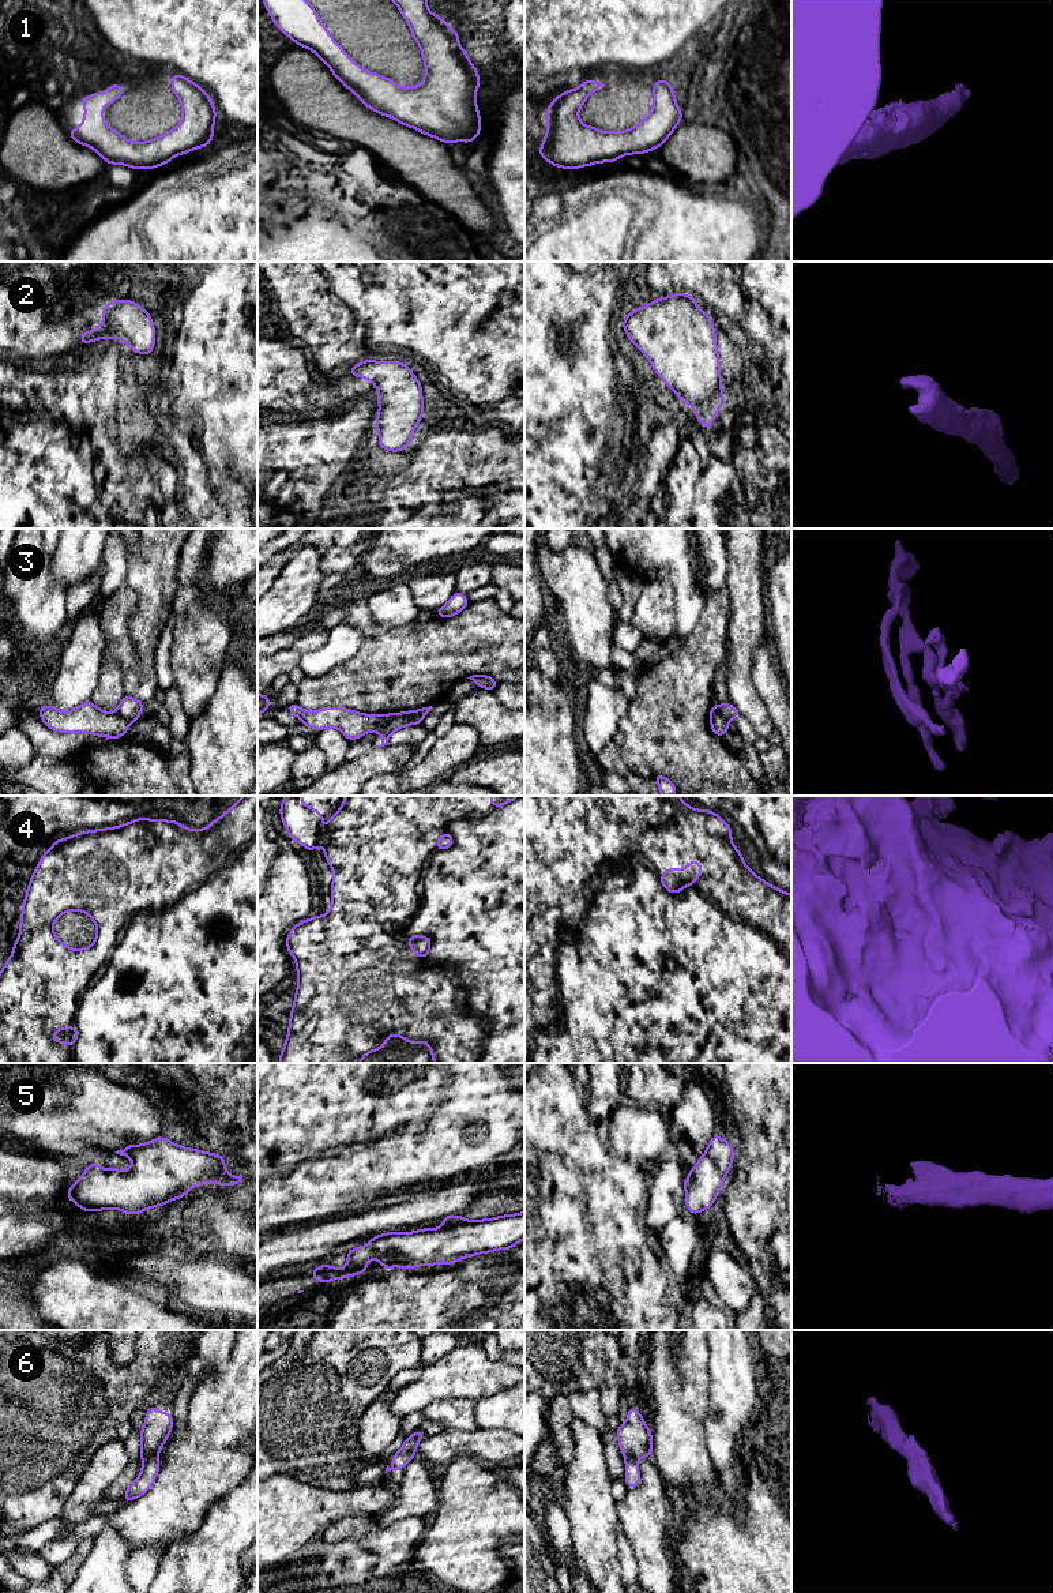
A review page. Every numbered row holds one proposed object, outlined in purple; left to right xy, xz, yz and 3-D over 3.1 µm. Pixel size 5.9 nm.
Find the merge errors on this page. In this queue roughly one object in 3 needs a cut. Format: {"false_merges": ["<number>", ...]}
{"false_merges": ["3"]}

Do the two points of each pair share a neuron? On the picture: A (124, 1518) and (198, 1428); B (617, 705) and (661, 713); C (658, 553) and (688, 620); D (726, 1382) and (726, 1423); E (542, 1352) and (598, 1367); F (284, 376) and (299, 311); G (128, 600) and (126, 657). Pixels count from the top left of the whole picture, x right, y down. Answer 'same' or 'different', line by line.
A: same
B: different
C: same
D: same
E: same
F: different
G: same

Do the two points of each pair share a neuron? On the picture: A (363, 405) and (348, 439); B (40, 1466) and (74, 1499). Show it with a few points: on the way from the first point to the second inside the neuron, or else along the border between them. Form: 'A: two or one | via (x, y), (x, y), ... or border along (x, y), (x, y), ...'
A: one | via (356, 413), (348, 421), (348, 431)
B: two | border along (86, 1466), (66, 1506)

